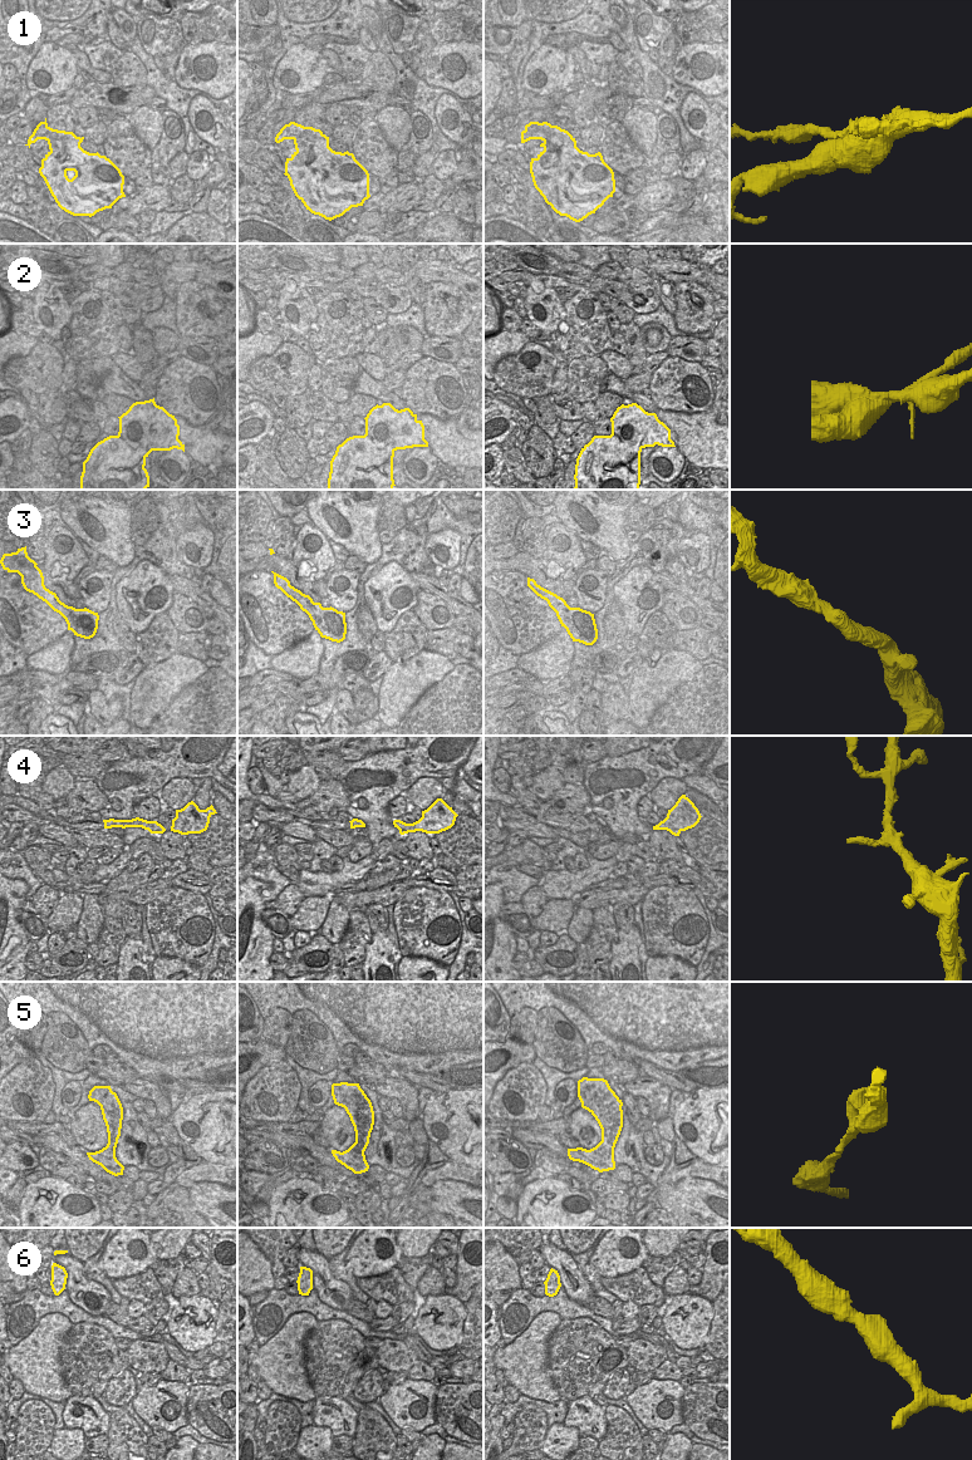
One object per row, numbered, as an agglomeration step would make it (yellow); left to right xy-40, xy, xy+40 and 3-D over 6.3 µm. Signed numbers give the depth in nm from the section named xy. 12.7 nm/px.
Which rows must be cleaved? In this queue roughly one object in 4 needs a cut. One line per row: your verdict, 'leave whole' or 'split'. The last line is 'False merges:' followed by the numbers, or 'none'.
1: split
2: split
3: leave whole
4: leave whole
5: leave whole
6: leave whole
False merges: 1, 2

